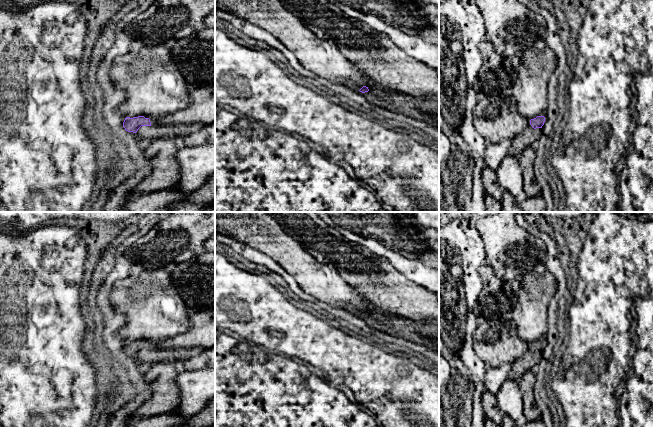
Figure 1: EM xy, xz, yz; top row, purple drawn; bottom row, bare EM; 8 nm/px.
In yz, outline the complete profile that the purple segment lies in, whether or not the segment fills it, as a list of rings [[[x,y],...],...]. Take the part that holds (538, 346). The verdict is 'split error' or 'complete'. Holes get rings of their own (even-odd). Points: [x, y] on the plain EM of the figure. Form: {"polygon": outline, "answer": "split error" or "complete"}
{"polygon": [[[537,340],[536,342],[531,343],[527,352],[512,364],[508,379],[519,381],[524,373],[530,371],[535,365],[537,365],[541,358],[544,346],[544,340]]], "answer": "split error"}

